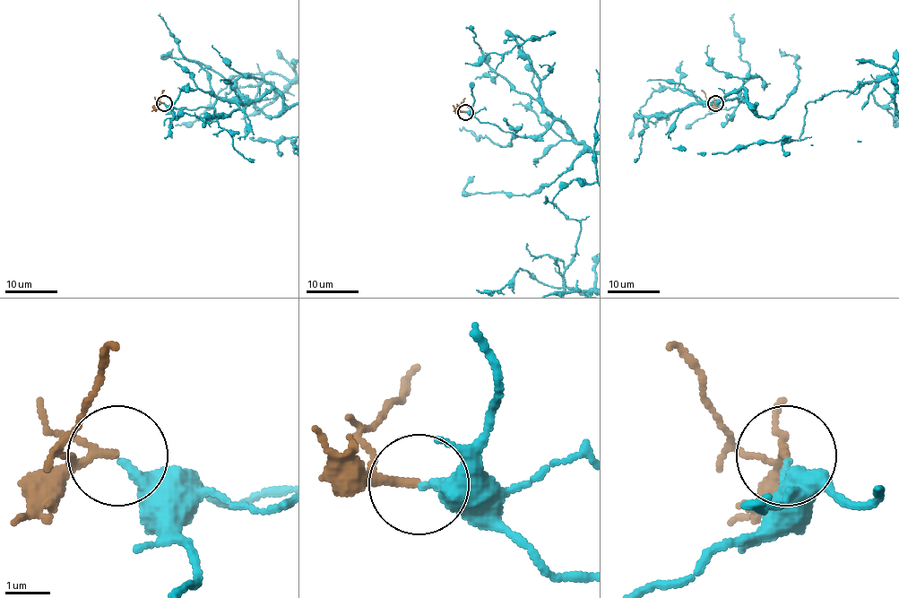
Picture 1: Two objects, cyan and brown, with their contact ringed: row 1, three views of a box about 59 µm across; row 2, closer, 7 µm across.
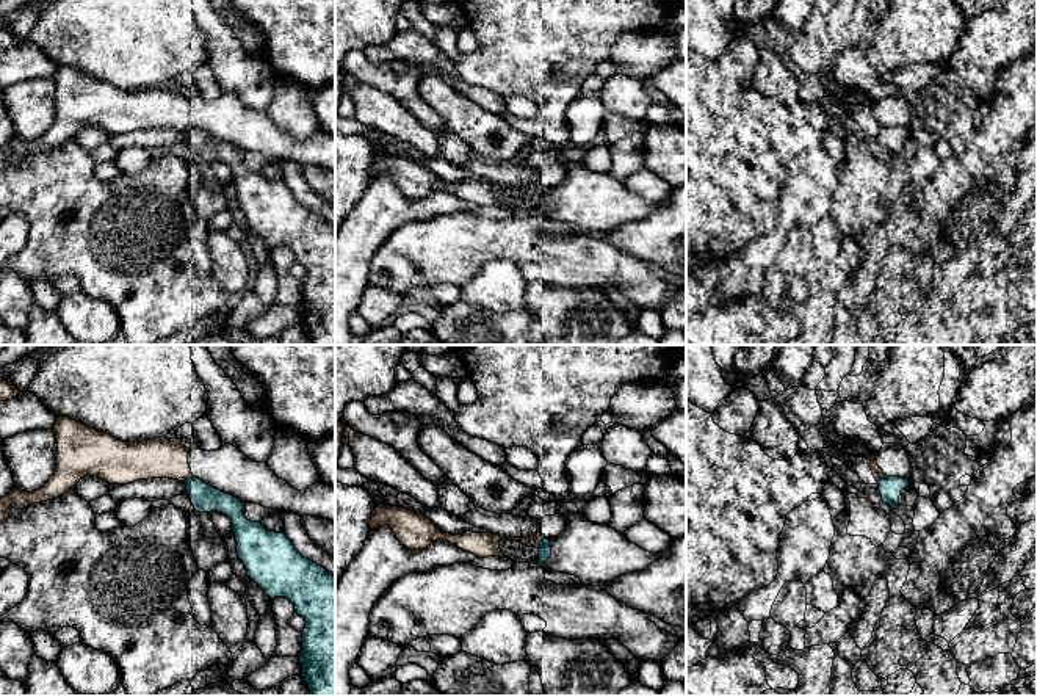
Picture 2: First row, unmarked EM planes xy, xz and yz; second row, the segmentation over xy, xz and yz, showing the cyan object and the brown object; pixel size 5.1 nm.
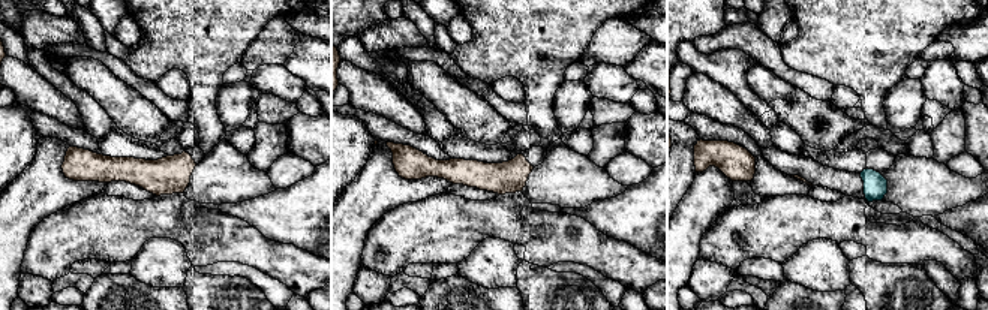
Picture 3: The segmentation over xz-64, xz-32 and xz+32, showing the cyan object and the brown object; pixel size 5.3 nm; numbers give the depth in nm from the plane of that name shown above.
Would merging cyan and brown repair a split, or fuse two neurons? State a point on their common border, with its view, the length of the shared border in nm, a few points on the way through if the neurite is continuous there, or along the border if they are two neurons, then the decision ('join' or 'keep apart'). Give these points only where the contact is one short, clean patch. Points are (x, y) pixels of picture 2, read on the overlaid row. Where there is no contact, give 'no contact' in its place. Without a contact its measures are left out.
meets cyan in xz at (541, 543); contact 70 nm long; keep apart

